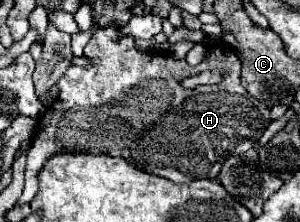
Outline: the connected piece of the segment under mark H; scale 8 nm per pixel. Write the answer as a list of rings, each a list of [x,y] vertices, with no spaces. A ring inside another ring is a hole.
[[[107,26],[97,28],[85,46],[85,56],[91,60],[91,68],[71,66],[57,82],[59,98],[47,108],[47,112],[39,118],[35,138],[31,142],[31,150],[27,154],[27,170],[25,170],[25,188],[17,206],[29,204],[39,188],[39,172],[43,164],[55,154],[111,154],[125,158],[131,166],[137,166],[143,172],[163,176],[175,184],[191,182],[197,178],[217,178],[223,162],[229,156],[239,156],[247,152],[265,132],[271,122],[269,108],[257,98],[249,96],[249,92],[239,82],[241,60],[235,50],[215,44],[209,46],[209,56],[197,66],[189,66],[185,60],[173,60],[161,52],[139,52],[135,40],[125,38],[119,28]],[[203,70],[219,70],[223,72],[223,80],[213,86],[185,88],[181,80],[189,76],[197,76]]]

